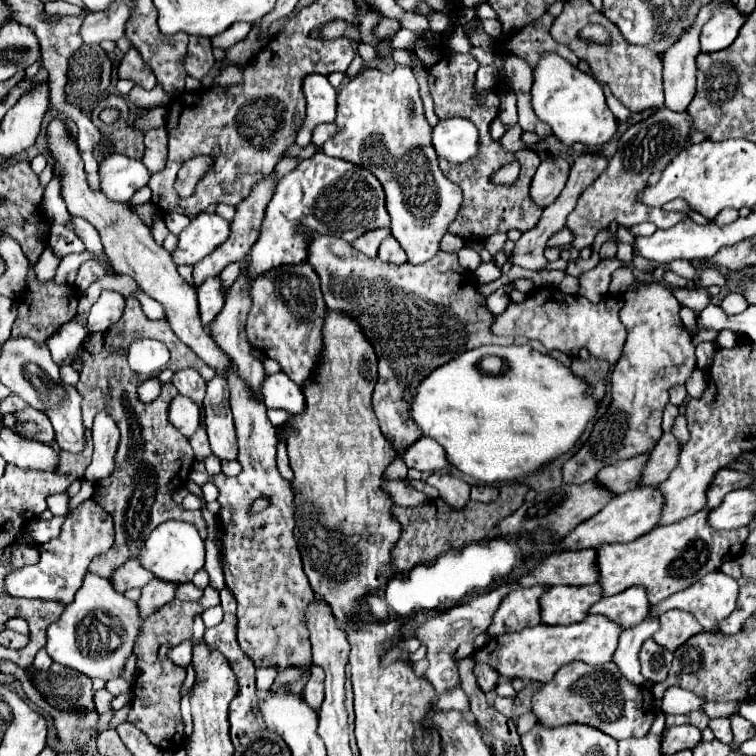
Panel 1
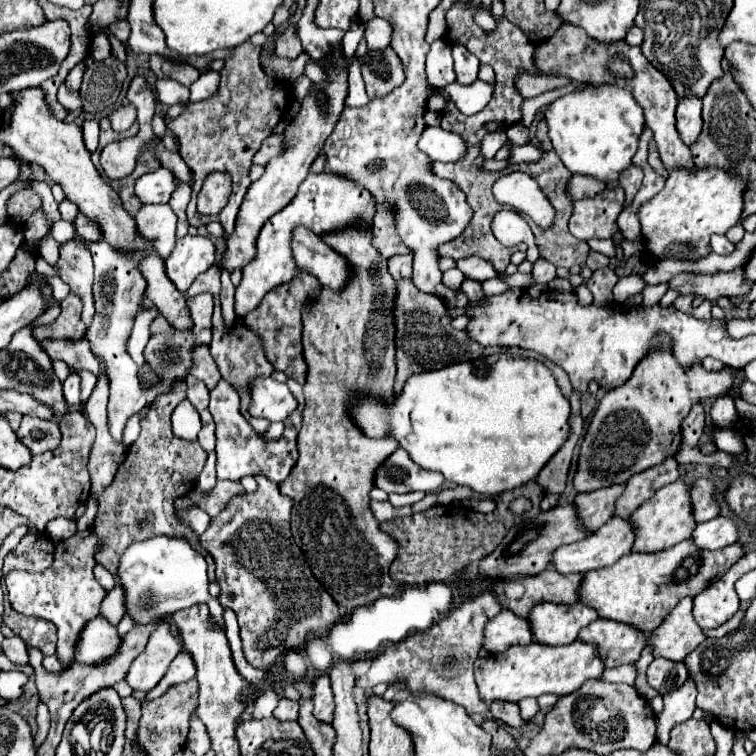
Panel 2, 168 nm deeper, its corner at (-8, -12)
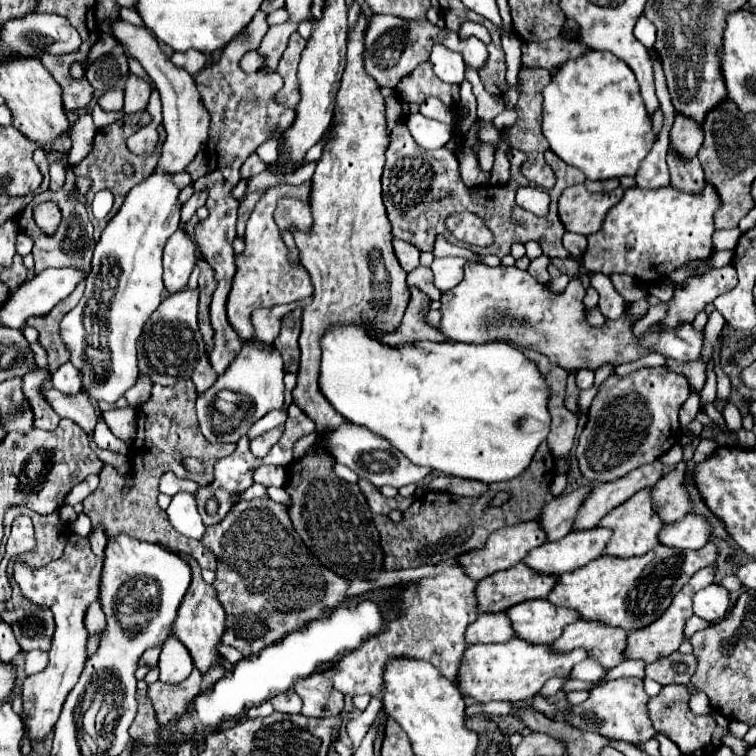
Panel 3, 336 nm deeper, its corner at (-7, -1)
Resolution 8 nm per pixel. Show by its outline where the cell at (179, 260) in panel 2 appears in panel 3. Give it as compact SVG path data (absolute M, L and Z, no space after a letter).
M177 231L165 245L163 251L163 281L165 293L173 295L187 287L187 279L197 261L195 243L185 235L185 231Z

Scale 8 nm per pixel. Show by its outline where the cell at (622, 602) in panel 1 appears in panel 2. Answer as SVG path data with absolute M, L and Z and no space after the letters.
M598 618L592 624L588 624L578 638L598 646L606 666L614 668L620 664L636 662L640 658L642 648L646 646L648 634L632 628L630 624Z

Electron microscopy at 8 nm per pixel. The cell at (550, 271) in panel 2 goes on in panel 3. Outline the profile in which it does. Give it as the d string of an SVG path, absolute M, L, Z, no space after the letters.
M541 255L541 257L537 257L537 259L531 261L531 265L529 265L527 271L531 273L531 277L535 277L535 281L539 281L541 285L547 285L551 281L551 277L547 273L547 265L549 265L549 257Z

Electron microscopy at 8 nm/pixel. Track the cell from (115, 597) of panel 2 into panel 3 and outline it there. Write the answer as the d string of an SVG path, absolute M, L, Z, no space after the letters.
M99 603L89 605L89 609L85 613L85 625L87 625L87 635L89 637L93 637L93 635L97 635L99 631L105 629L105 615L103 615Z

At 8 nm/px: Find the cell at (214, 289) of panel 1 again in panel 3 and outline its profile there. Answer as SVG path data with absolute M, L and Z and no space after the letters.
M185 289L171 297L165 297L149 317L143 333L137 341L139 371L151 377L159 385L175 385L175 381L191 379L191 373L205 353L205 343L197 327L197 289Z

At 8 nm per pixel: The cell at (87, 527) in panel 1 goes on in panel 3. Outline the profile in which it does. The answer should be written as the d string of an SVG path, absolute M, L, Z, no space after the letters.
M75 533L69 535L63 557L49 563L47 567L31 569L25 563L15 563L15 581L19 583L21 593L37 605L47 605L53 611L57 625L49 651L49 665L41 673L29 675L23 683L23 713L29 741L43 741L53 731L63 701L83 671L87 659L87 629L83 617L87 607L97 601L101 567L103 559L95 557L89 539Z

